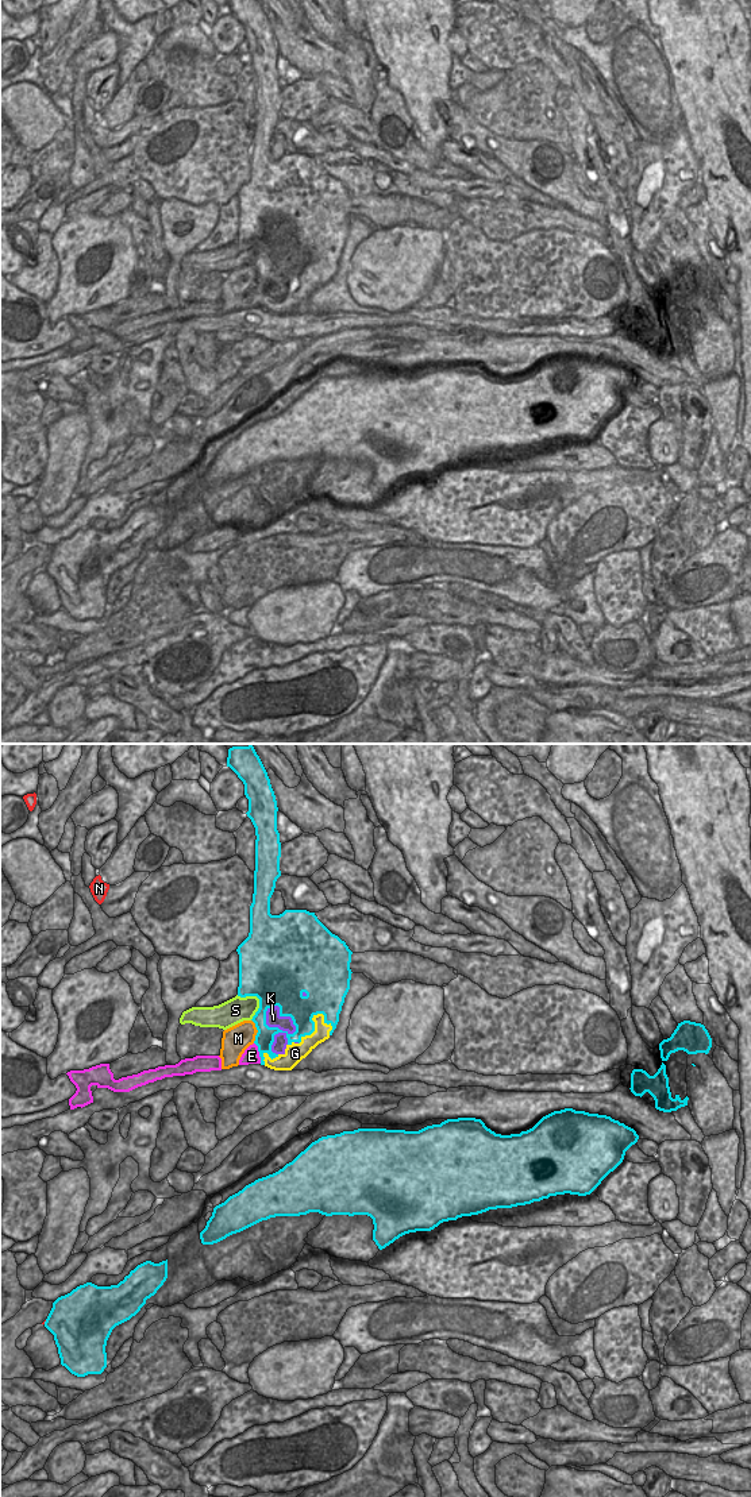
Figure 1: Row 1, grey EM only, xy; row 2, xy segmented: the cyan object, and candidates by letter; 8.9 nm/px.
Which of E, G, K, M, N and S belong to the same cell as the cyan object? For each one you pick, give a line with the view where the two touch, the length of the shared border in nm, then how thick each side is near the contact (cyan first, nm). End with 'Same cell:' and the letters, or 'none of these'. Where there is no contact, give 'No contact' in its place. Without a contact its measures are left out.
Same cell: none of these

